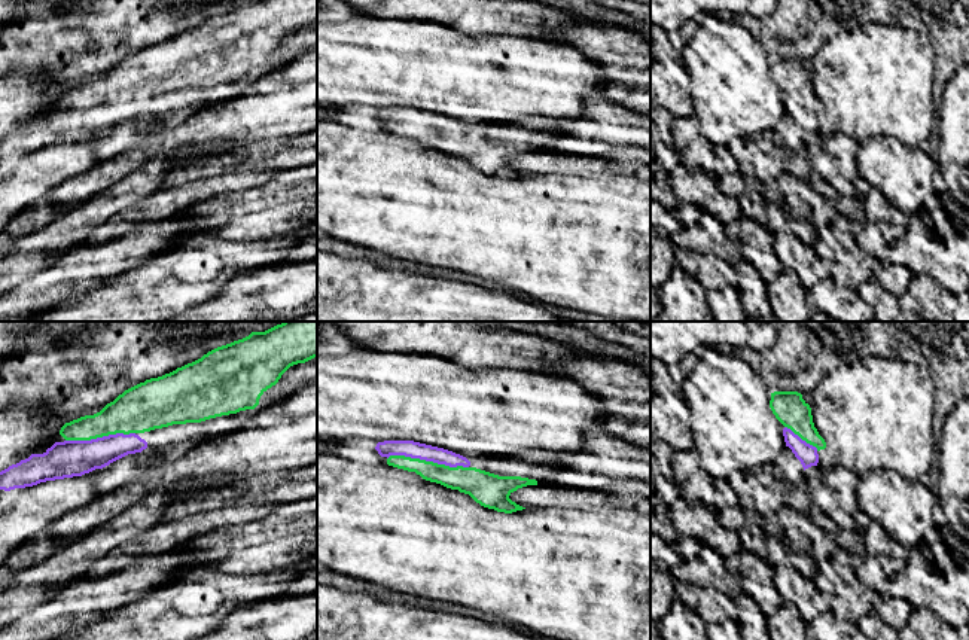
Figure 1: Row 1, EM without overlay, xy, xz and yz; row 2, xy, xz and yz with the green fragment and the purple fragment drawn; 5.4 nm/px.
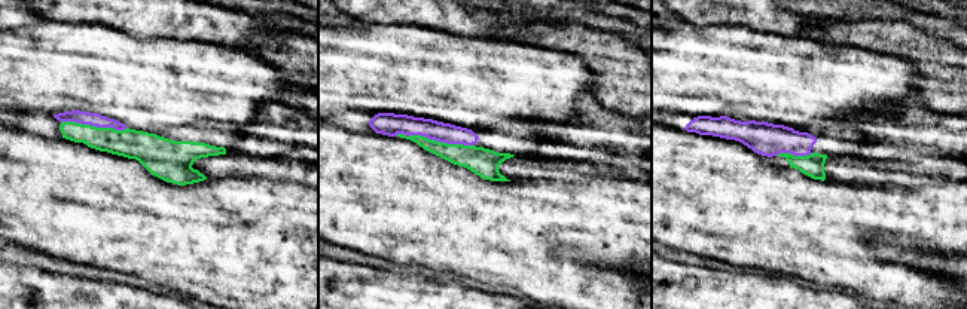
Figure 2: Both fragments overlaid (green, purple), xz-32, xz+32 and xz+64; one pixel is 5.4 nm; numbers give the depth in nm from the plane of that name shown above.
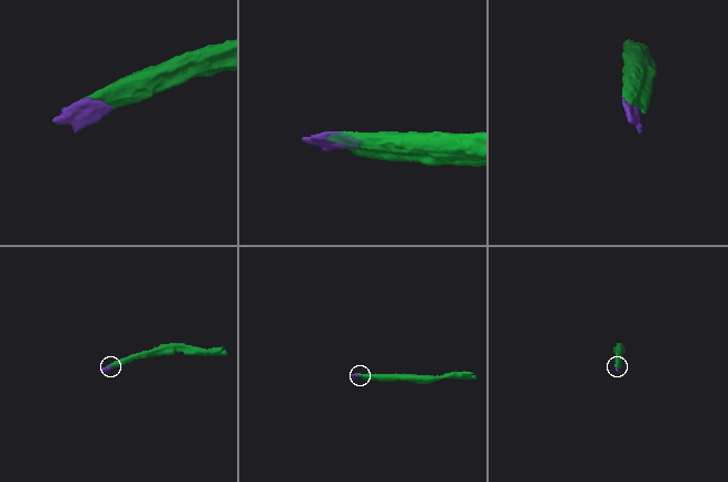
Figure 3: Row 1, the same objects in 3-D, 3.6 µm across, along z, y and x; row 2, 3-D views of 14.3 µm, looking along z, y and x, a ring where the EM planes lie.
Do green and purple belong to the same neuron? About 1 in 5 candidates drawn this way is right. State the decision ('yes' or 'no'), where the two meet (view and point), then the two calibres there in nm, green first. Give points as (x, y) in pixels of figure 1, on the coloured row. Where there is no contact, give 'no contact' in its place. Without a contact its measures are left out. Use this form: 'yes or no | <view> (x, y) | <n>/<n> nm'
yes | xz (427, 462) | 140/90 nm

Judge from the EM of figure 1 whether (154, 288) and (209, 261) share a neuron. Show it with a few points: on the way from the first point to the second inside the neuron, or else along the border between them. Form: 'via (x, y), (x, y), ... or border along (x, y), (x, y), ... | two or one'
via (167, 285), (195, 273) | one

